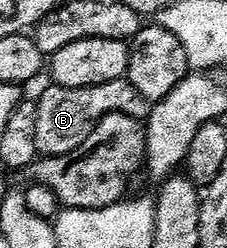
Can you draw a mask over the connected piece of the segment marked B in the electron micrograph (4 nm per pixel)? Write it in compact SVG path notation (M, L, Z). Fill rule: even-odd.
M123 78L116 82L104 82L100 86L92 86L91 88L59 88L50 86L50 89L42 97L37 97L36 103L38 105L36 110L36 150L39 157L72 154L72 150L76 150L76 146L80 146L84 142L84 138L88 138L88 134L92 134L94 127L109 112L128 114L128 118L136 118L145 122L150 118L152 107L151 100L144 98L144 94L140 94L140 90L136 90L136 86L132 86L129 78Z

